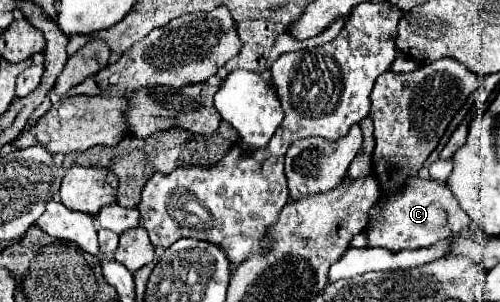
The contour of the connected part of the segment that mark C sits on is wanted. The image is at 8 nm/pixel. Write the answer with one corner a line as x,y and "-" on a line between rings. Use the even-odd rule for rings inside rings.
411,179
401,191
395,191
389,197
379,199
371,207
367,237
371,247
385,247
393,253
403,249
421,249
429,247
445,237
457,235
471,223
469,215
457,205
453,193
445,183

